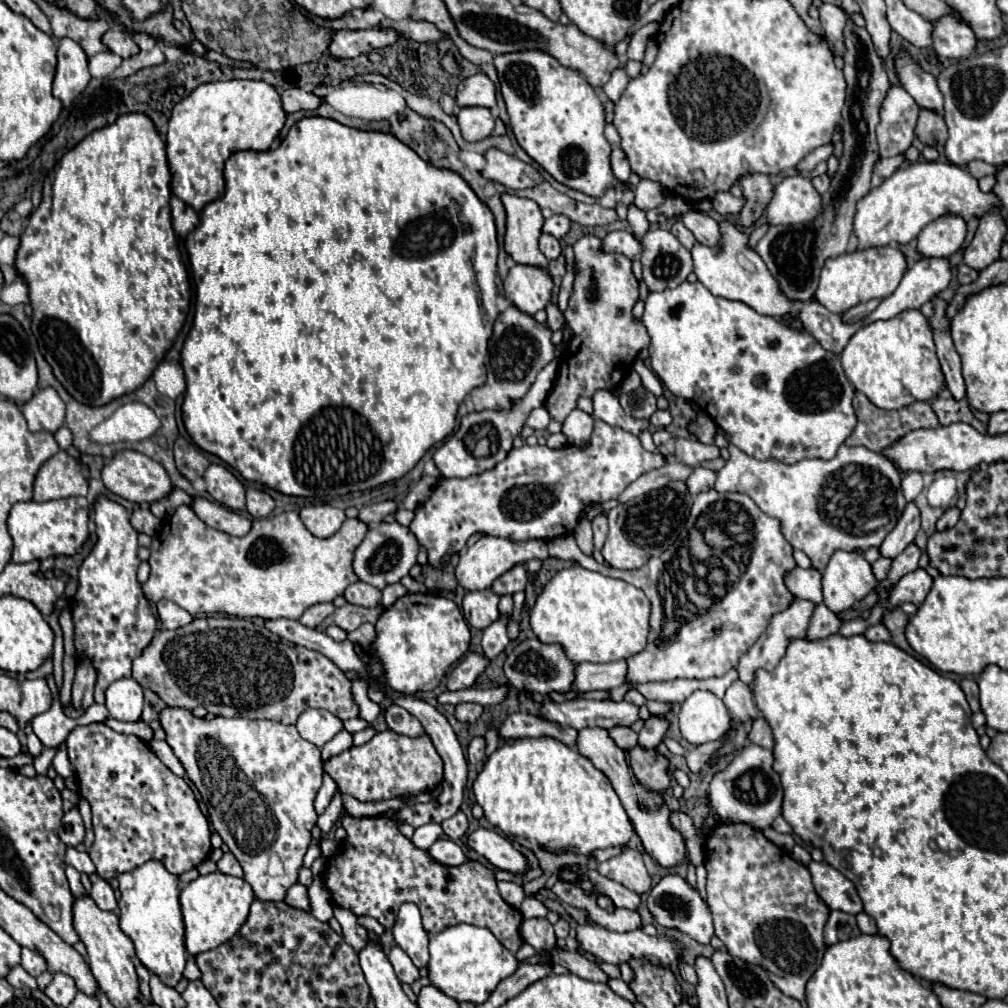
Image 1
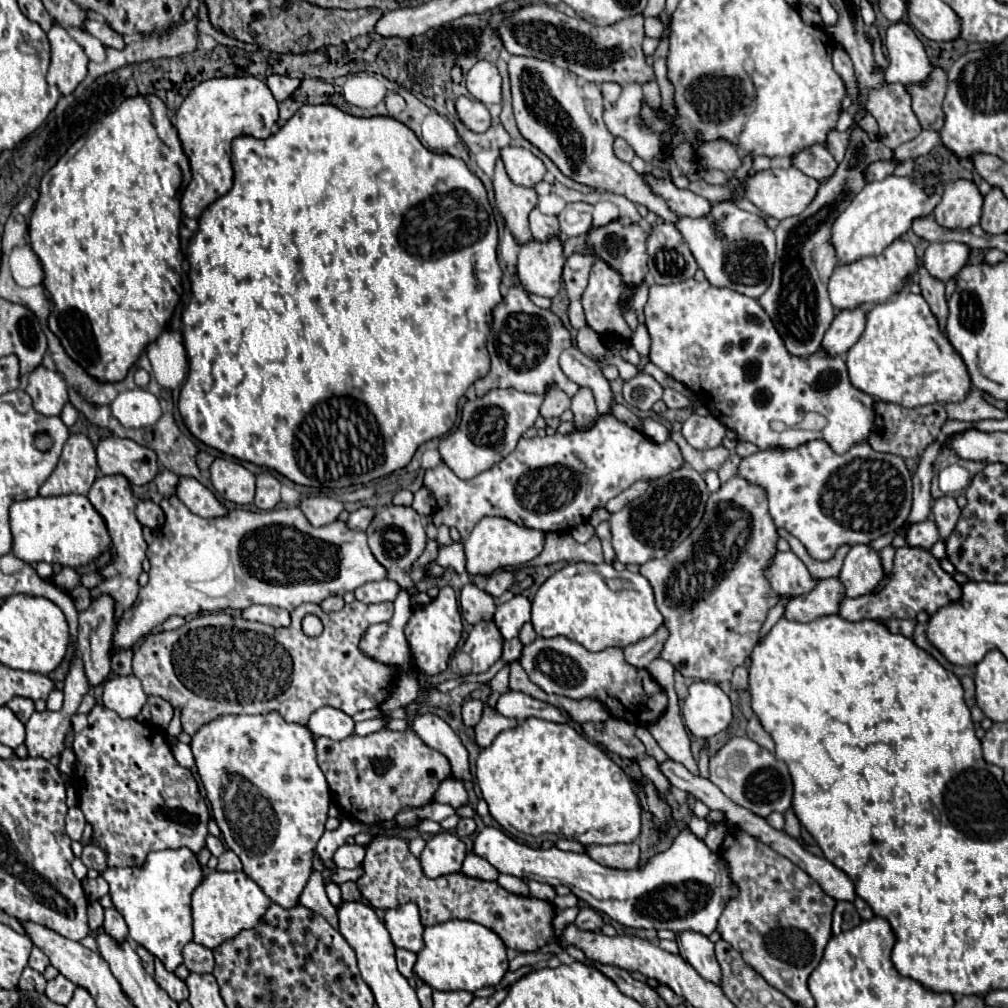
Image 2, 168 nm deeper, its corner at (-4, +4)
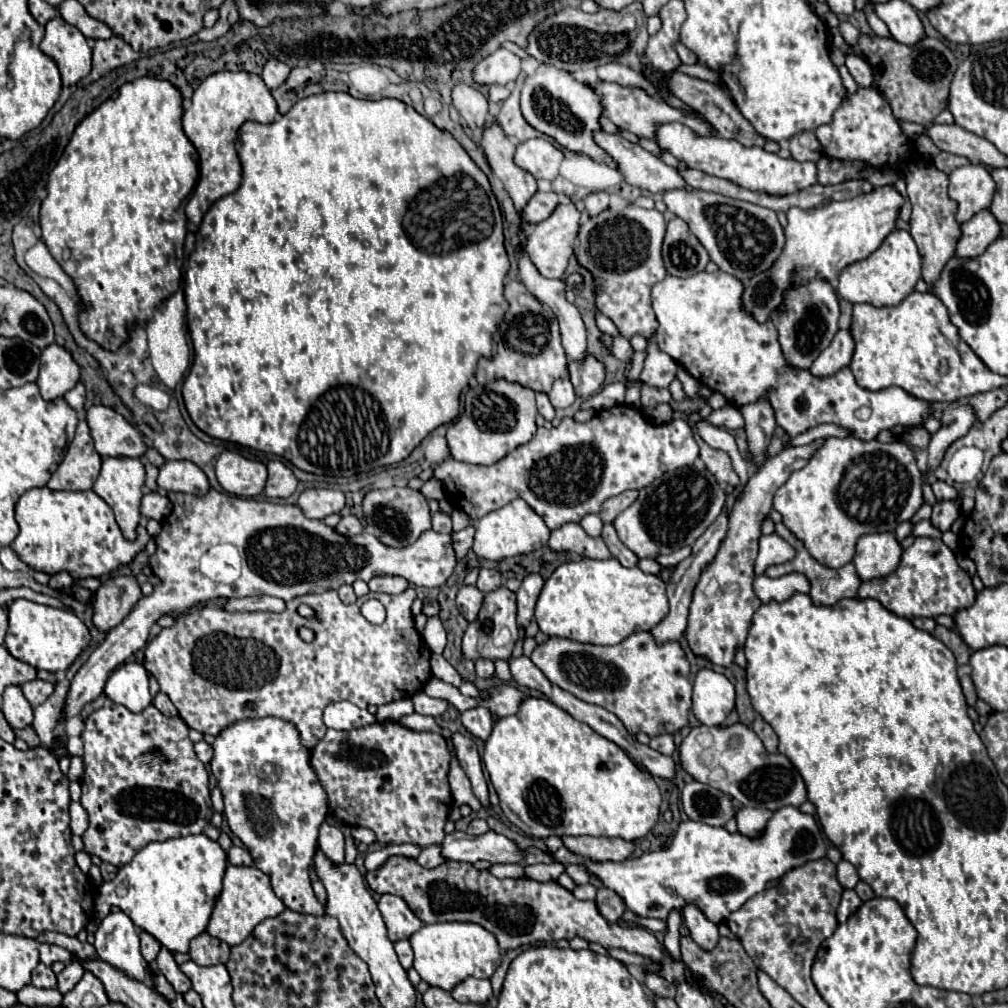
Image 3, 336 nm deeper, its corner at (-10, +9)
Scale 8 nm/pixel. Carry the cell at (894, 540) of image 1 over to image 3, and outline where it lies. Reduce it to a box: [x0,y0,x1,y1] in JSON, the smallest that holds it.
[927,405,975,475]

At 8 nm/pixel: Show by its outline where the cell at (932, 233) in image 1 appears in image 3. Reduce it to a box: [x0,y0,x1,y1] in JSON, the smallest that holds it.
[947,163,995,223]

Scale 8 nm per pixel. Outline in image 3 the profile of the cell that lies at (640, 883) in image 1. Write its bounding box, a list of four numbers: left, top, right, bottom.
[563,837,635,861]

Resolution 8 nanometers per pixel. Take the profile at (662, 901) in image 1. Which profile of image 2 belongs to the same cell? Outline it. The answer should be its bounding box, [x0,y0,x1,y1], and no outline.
[473,828,739,934]

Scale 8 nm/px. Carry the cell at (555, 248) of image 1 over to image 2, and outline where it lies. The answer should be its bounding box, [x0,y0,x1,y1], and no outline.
[529,208,559,240]

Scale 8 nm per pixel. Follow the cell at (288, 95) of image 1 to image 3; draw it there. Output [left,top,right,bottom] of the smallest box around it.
[261,59,291,91]

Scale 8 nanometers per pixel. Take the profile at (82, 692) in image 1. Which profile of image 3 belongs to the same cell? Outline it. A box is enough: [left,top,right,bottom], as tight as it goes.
[93,577,141,633]

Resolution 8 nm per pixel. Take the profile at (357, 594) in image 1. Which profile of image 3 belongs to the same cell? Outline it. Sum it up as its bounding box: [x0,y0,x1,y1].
[369,577,409,593]

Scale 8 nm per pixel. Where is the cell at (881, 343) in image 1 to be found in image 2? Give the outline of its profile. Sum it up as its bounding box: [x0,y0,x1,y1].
[847,288,971,408]

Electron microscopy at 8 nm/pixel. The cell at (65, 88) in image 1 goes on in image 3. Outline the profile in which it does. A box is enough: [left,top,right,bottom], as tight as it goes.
[39,15,91,85]

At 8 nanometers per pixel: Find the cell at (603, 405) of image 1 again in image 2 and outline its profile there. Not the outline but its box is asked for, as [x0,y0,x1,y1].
[559,346,613,414]

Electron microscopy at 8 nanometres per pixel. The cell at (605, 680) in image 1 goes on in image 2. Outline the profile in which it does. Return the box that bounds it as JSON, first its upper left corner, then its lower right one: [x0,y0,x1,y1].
[625,624,669,668]

